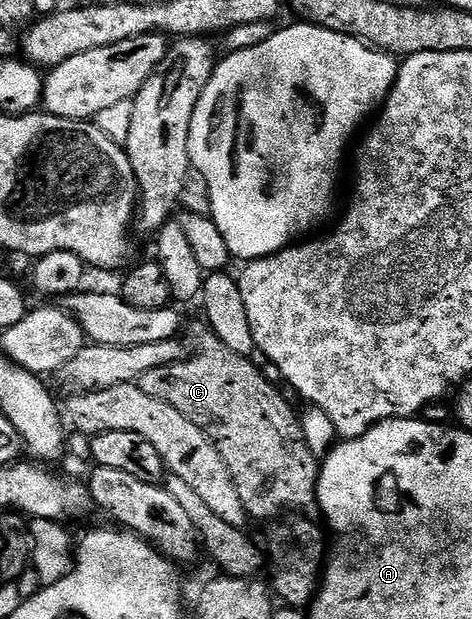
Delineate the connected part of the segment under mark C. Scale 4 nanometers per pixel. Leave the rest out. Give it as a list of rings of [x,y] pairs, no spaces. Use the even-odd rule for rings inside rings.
[[[204,330],[199,339],[199,348],[185,361],[165,365],[161,369],[149,369],[145,377],[137,381],[137,385],[149,397],[160,399],[163,403],[173,405],[177,413],[185,413],[197,429],[201,429],[211,439],[211,444],[221,453],[221,461],[229,469],[233,477],[233,485],[237,485],[237,494],[241,496],[241,505],[245,505],[248,516],[252,520],[267,519],[275,521],[284,514],[288,507],[291,513],[307,513],[310,507],[316,506],[317,485],[319,484],[320,460],[315,460],[311,447],[307,444],[307,435],[291,408],[291,403],[251,364],[246,355],[233,353],[211,330]]]

